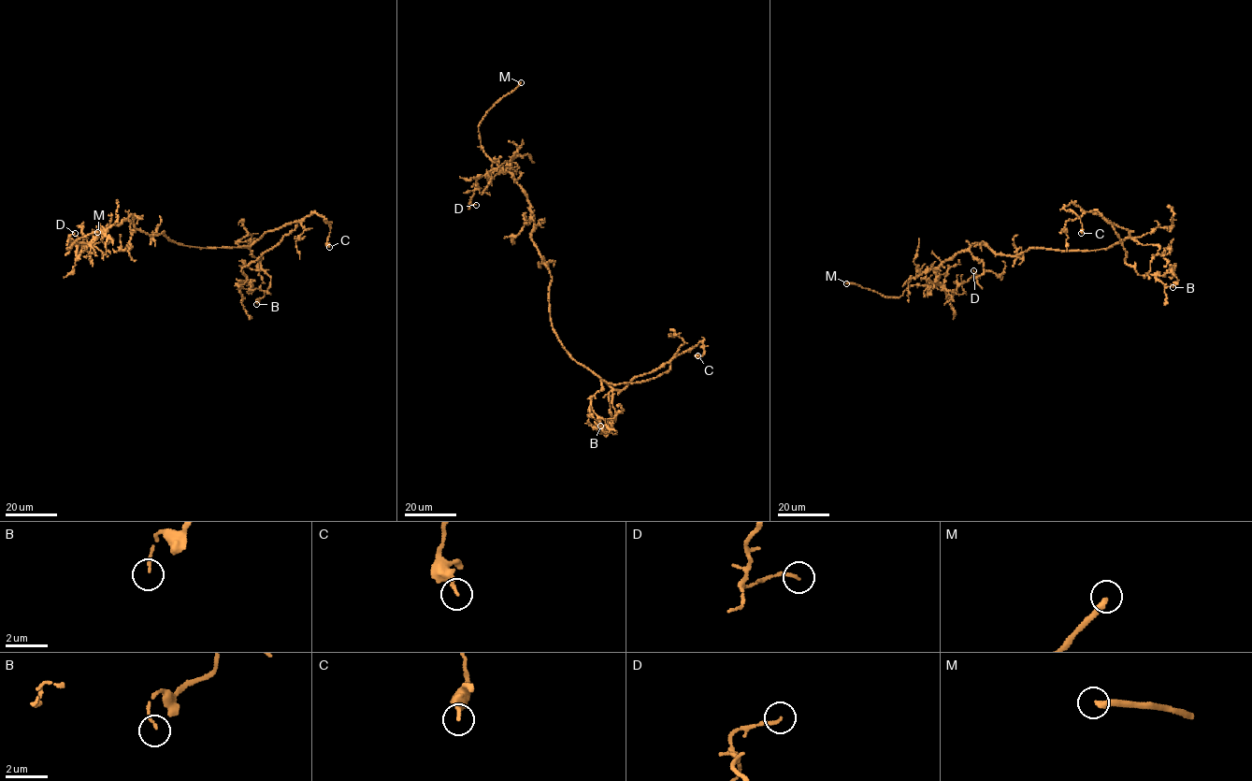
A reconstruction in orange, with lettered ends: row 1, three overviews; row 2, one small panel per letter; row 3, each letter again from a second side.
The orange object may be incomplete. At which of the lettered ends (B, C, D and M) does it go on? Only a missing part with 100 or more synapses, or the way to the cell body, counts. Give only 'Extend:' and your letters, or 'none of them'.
Extend: M

